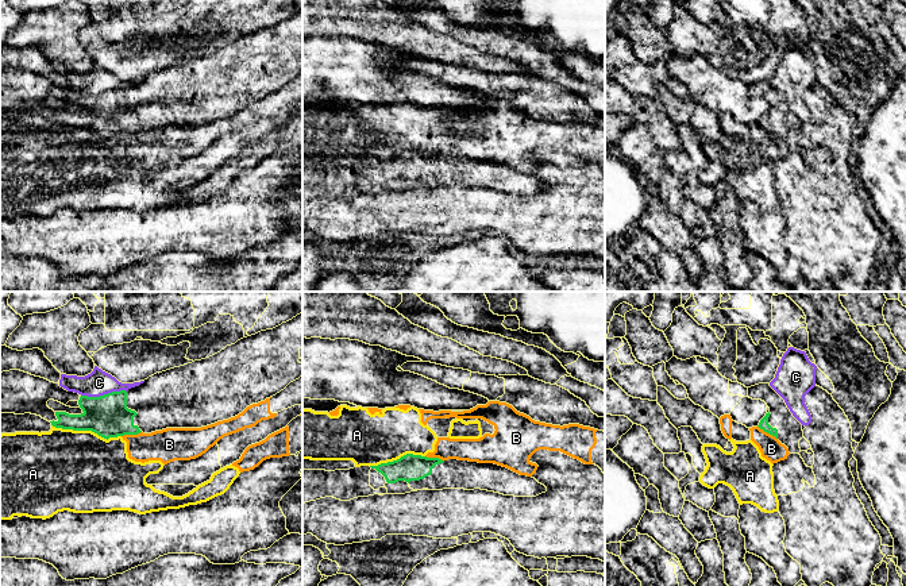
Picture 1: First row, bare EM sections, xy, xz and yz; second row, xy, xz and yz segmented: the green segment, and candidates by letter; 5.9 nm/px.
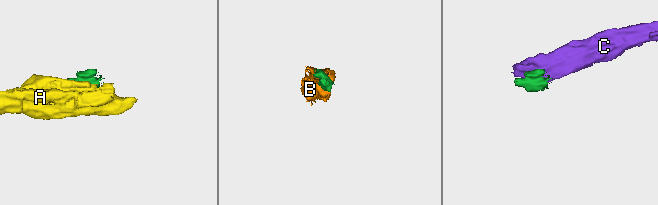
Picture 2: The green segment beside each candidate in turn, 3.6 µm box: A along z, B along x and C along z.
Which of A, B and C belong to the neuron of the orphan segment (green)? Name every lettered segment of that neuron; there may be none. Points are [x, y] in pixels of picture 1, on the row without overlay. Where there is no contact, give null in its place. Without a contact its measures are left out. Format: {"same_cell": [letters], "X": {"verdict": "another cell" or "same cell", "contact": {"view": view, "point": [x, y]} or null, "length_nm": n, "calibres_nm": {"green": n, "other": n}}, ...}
{"same_cell": [], "A": {"verdict": "another cell", "contact": {"view": "xy", "point": [87, 127]}, "length_nm": 420, "calibres_nm": {"green": 260, "other": 480}}, "B": {"verdict": "another cell", "contact": {"view": "xy", "point": [131, 131]}, "length_nm": 120, "calibres_nm": {"green": 260, "other": 200}}, "C": {"verdict": "another cell", "contact": {"view": "xy", "point": [104, 92]}, "length_nm": 280, "calibres_nm": {"green": 260, "other": 150}}}

